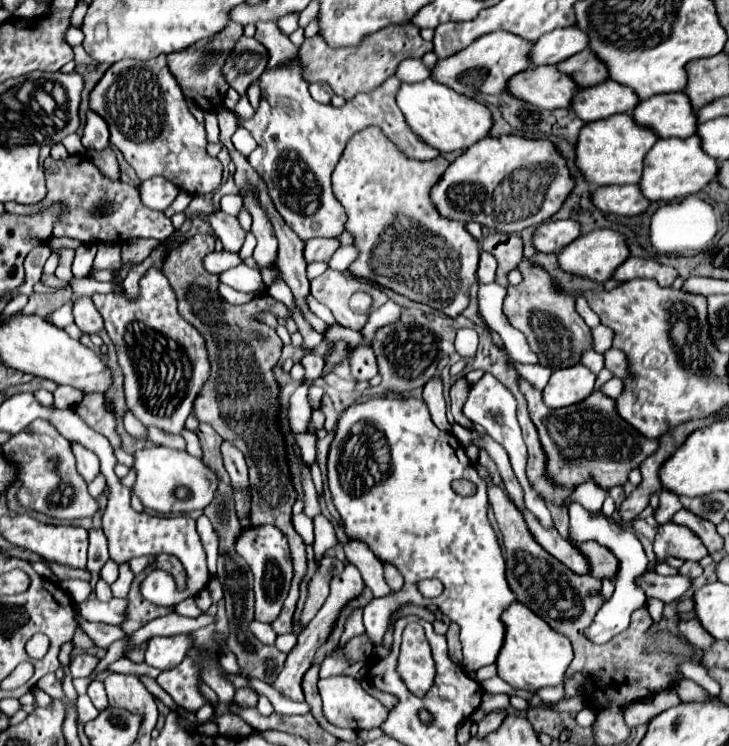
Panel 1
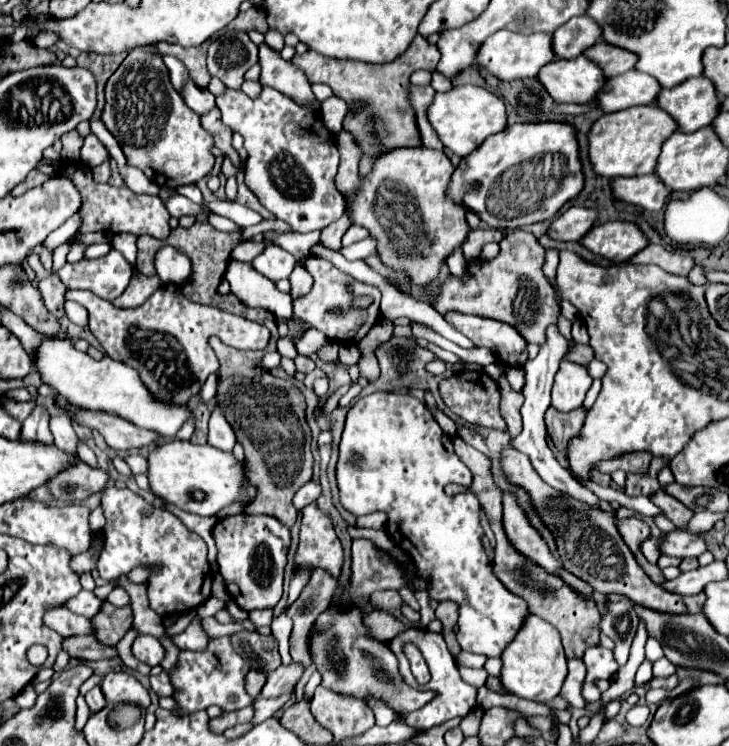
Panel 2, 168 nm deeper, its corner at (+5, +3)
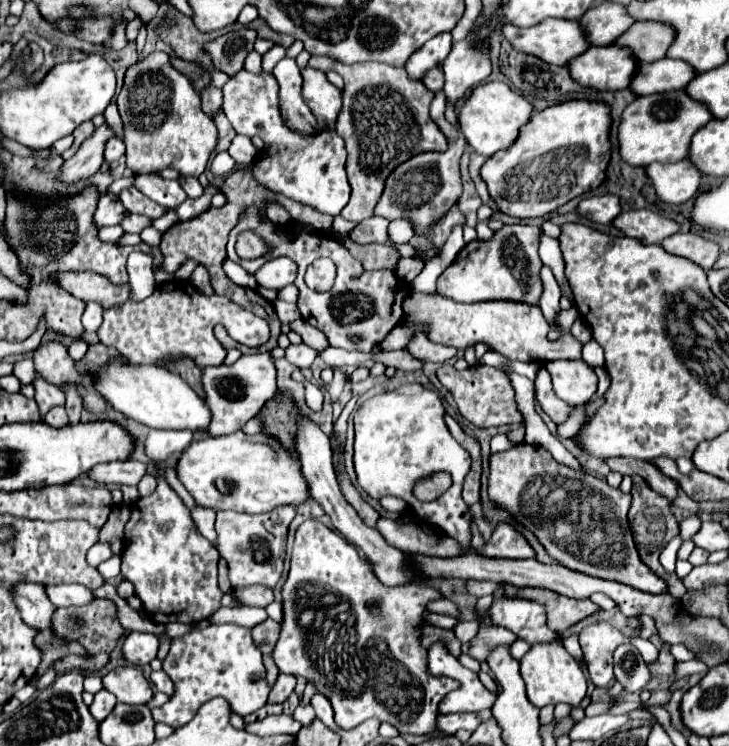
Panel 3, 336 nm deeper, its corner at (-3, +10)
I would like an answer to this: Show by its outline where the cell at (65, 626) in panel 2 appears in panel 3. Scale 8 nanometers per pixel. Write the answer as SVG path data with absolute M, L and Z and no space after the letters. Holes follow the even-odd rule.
M20 583L16 587L16 605L24 623L36 629L50 629L56 607L48 601L46 587L36 583Z

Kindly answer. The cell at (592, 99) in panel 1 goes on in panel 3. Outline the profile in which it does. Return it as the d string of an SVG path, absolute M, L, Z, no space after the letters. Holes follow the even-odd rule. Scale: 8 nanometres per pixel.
M658 59L654 63L642 63L632 77L630 89L634 95L652 95L672 89L684 89L694 77L694 69L680 59Z

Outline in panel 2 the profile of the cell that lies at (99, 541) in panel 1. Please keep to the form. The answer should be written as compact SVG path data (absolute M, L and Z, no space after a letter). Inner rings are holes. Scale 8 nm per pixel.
M98 506L96 510L92 510L92 514L90 514L90 526L92 526L92 534L98 534L98 532L104 528L102 506Z

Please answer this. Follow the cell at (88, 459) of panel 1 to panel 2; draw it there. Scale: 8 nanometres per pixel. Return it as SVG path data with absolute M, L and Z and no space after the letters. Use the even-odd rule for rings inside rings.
M52 416L50 418L50 432L54 436L54 446L56 448L76 454L78 436L76 436L76 432L72 428L72 422L66 416Z

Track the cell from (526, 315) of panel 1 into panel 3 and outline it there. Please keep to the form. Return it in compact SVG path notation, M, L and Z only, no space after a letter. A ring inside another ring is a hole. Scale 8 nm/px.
M504 225L494 233L490 241L468 243L454 263L440 275L438 293L452 301L476 303L476 301L524 301L528 305L540 305L540 269L538 257L542 229L536 225Z

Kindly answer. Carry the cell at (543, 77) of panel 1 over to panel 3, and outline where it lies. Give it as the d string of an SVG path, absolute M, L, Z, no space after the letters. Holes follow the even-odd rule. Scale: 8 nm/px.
M618 45L588 47L580 57L568 63L570 77L594 91L622 91L628 87L638 61L630 49Z

